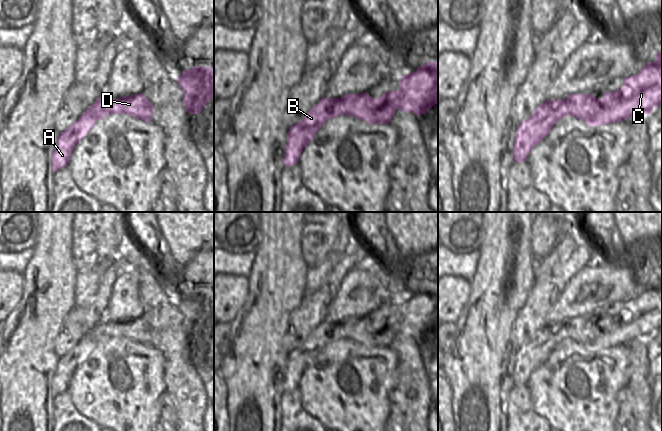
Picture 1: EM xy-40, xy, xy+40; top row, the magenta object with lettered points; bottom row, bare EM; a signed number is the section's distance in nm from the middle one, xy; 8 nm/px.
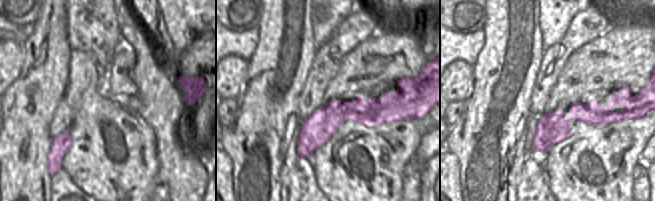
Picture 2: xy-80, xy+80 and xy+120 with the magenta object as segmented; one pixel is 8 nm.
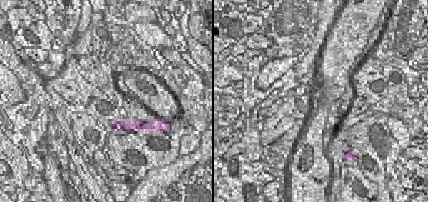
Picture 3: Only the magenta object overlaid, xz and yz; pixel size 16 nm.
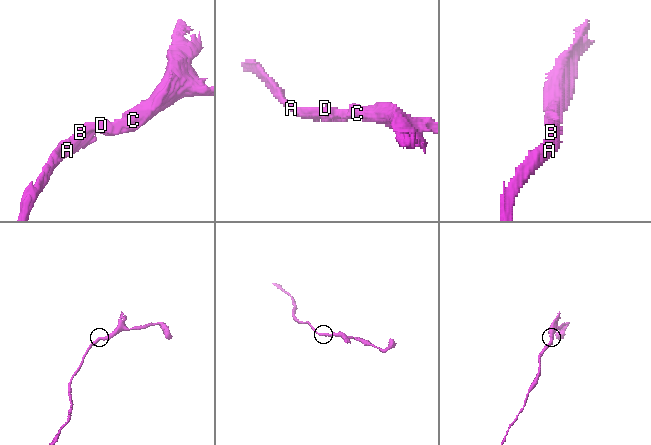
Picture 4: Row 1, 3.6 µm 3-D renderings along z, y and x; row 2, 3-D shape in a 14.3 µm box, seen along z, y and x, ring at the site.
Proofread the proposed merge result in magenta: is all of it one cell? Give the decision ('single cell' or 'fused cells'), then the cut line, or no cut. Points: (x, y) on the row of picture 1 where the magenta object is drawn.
single cell | no cut

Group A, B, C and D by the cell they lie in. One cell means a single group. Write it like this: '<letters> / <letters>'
A B C D

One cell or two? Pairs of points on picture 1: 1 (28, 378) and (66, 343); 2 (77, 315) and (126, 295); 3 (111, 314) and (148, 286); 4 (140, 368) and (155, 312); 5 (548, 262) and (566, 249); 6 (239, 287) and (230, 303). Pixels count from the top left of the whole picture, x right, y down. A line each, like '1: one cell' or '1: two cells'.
1: two cells
2: two cells
3: two cells
4: two cells
5: one cell
6: one cell

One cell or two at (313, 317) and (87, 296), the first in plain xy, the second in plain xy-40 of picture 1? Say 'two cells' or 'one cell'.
two cells

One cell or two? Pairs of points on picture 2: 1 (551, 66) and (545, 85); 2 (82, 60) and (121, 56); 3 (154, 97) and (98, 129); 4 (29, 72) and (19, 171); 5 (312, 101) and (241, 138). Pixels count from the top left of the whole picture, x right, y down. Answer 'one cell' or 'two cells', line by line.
1: one cell
2: two cells
3: two cells
4: one cell
5: two cells

